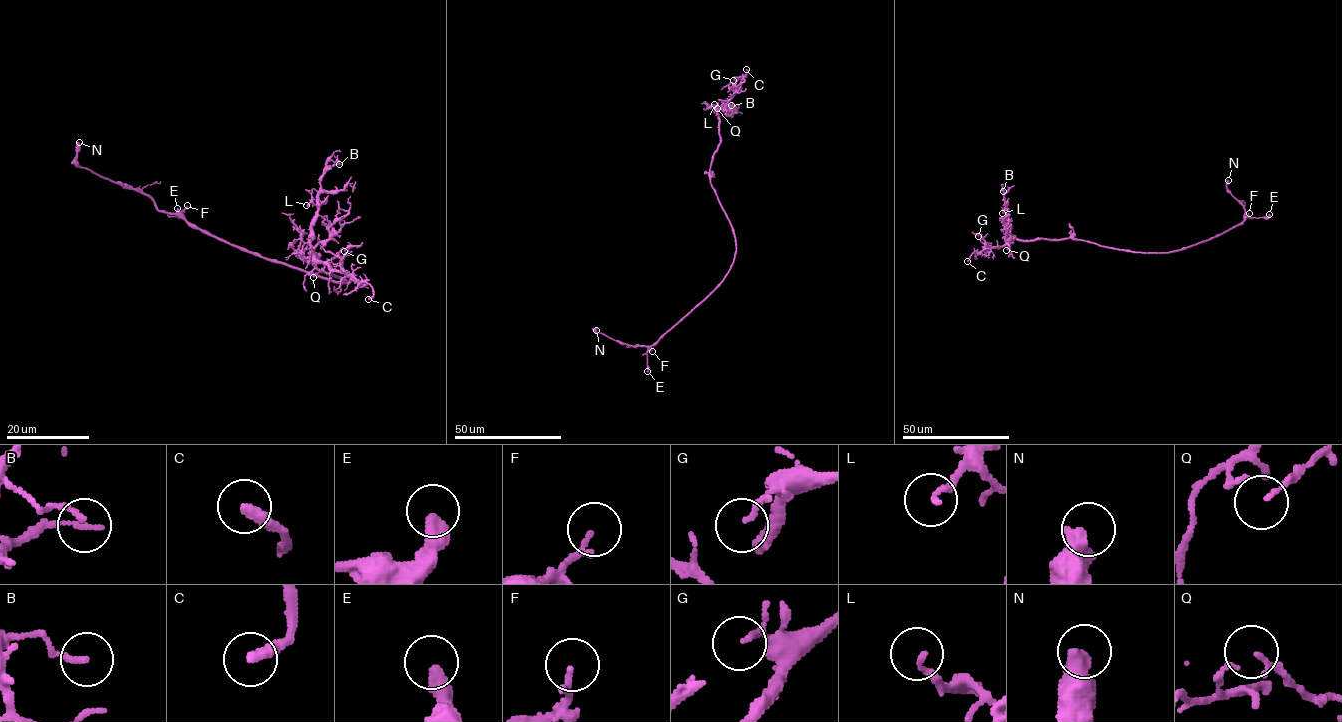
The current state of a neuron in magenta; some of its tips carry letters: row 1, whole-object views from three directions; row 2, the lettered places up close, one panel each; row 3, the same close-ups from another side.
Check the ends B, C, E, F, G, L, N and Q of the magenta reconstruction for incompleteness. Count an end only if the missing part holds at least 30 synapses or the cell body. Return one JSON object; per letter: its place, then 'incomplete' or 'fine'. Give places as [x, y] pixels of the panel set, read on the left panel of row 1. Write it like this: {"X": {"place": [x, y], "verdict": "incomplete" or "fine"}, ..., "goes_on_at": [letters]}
{"B": {"place": [339, 164], "verdict": "fine"}, "C": {"place": [368, 299], "verdict": "incomplete"}, "E": {"place": [177, 208], "verdict": "fine"}, "F": {"place": [187, 205], "verdict": "fine"}, "G": {"place": [344, 251], "verdict": "fine"}, "L": {"place": [306, 205], "verdict": "fine"}, "N": {"place": [79, 142], "verdict": "fine"}, "Q": {"place": [313, 277], "verdict": "fine"}, "goes_on_at": ["C"]}

